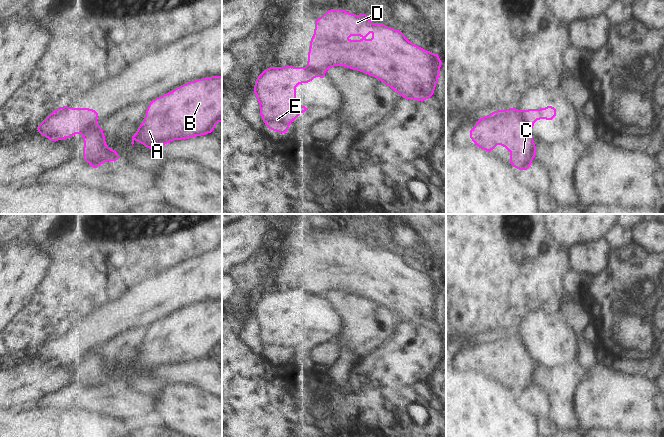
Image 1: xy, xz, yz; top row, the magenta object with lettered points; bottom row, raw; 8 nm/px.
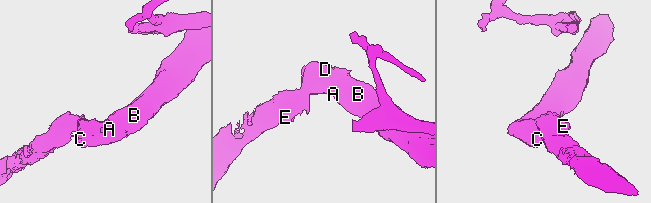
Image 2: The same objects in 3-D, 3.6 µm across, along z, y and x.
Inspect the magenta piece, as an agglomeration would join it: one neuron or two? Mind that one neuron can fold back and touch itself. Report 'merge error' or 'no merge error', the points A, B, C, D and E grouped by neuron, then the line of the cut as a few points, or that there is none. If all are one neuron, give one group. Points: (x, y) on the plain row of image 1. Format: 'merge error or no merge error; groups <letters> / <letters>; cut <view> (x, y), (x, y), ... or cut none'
merge error; groups A B C D / E; cut yz (518, 335), (530, 353)

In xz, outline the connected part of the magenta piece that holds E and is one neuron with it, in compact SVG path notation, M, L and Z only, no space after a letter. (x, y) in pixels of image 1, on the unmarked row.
M269 291L262 296L255 304L254 317L260 327L260 338L268 353L279 357L288 358L288 348L300 339L301 335L309 336L309 330L300 330L295 327L296 308L310 307L313 301L320 301L321 304L326 303L326 298L321 296L318 298L310 292L289 291Z

